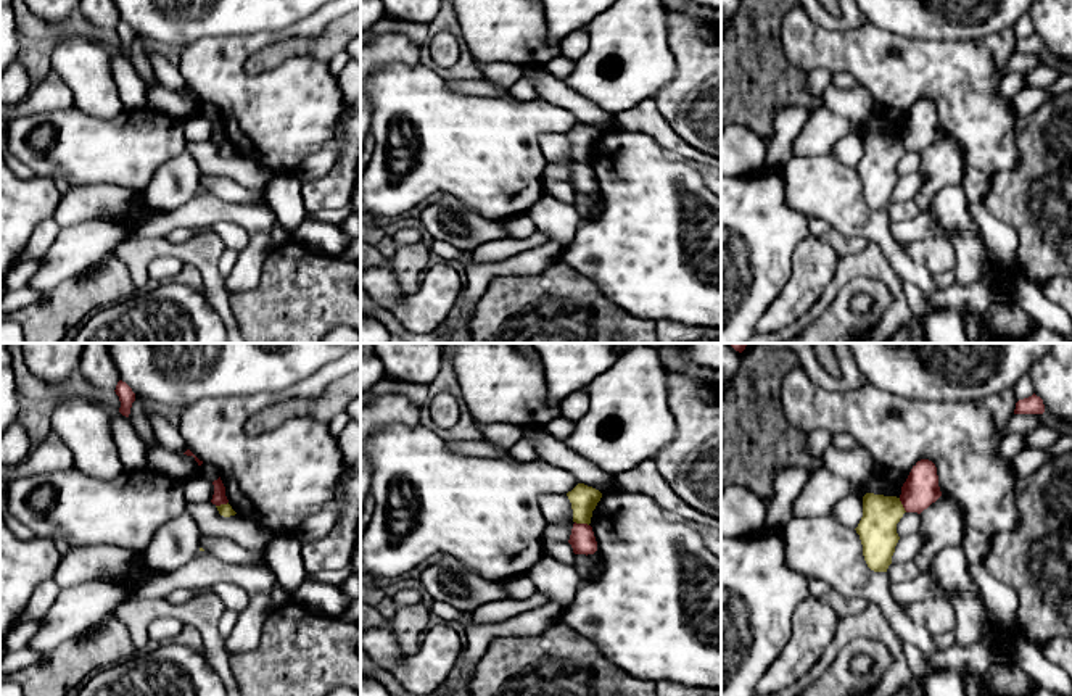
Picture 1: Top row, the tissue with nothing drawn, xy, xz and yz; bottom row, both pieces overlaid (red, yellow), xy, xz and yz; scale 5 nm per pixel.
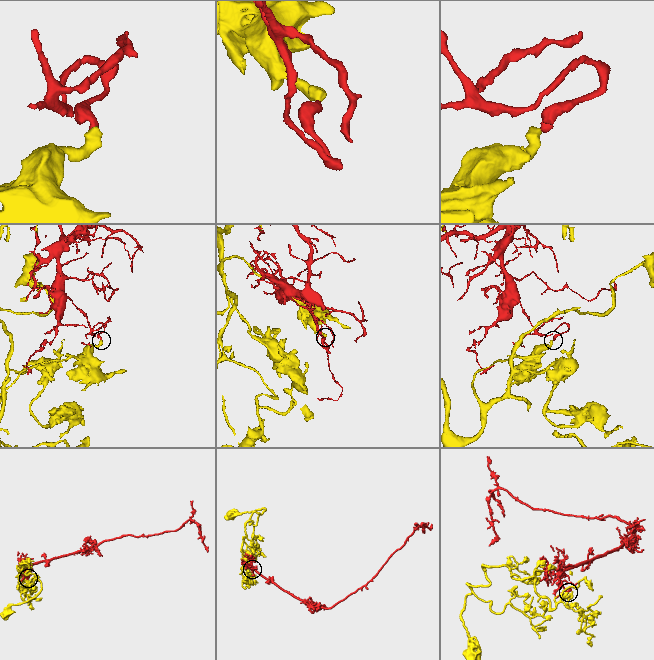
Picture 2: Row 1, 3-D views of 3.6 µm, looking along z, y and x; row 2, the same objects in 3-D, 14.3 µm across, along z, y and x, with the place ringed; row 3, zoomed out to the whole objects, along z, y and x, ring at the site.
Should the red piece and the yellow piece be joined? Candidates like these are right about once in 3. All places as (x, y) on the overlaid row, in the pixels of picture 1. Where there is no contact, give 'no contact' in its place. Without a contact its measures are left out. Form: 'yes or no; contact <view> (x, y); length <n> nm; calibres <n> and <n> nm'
no; contact xz (581, 524); length 80 nm; calibres 130 and 140 nm

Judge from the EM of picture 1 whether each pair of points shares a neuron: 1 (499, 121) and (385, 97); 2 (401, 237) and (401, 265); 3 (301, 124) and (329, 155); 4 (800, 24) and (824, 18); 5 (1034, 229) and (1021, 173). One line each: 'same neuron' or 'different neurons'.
1: same neuron
2: different neurons
3: different neurons
4: different neurons
5: same neuron

